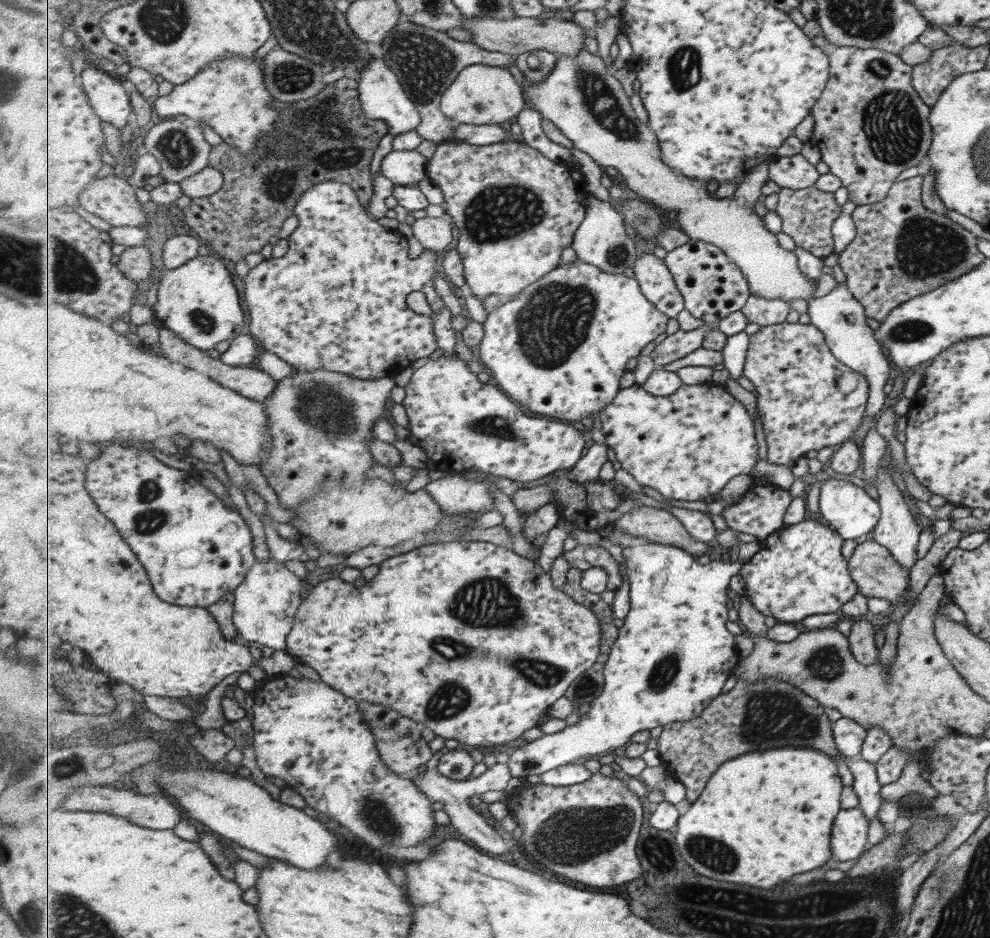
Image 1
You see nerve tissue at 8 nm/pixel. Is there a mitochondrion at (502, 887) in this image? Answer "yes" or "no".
no

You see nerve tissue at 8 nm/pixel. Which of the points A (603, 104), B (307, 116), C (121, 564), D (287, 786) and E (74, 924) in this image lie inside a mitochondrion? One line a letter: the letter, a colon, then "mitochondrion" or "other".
A: mitochondrion
B: mitochondrion
C: mitochondrion
D: other
E: mitochondrion

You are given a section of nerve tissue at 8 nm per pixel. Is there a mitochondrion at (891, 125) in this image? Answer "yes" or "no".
yes

